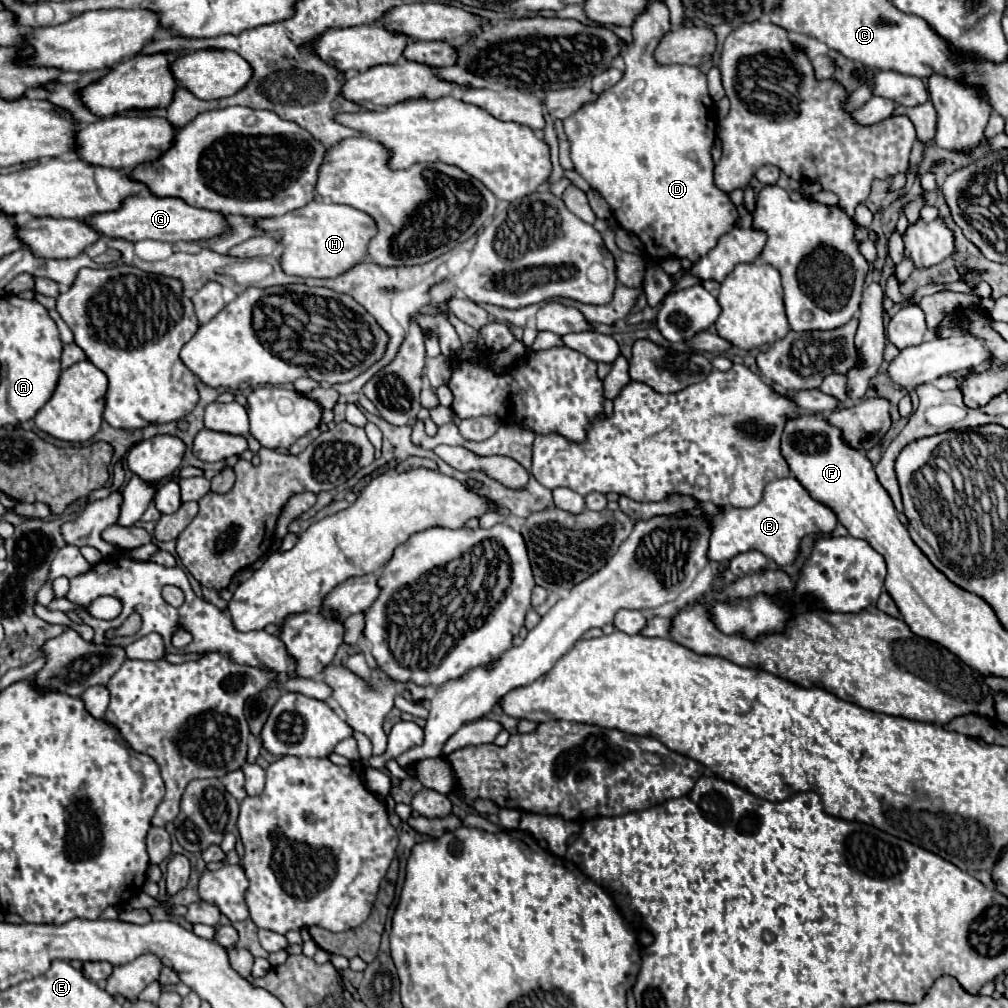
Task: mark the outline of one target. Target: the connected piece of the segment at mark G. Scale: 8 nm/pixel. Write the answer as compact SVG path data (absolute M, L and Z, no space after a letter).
M139 192L135 196L127 196L121 202L121 208L113 212L101 212L93 214L89 218L83 218L87 226L91 226L95 232L107 238L121 238L129 242L137 240L163 240L163 242L189 242L189 240L207 240L213 236L219 236L227 232L227 222L219 212L209 212L193 206L185 206L179 198L153 198L149 192Z

